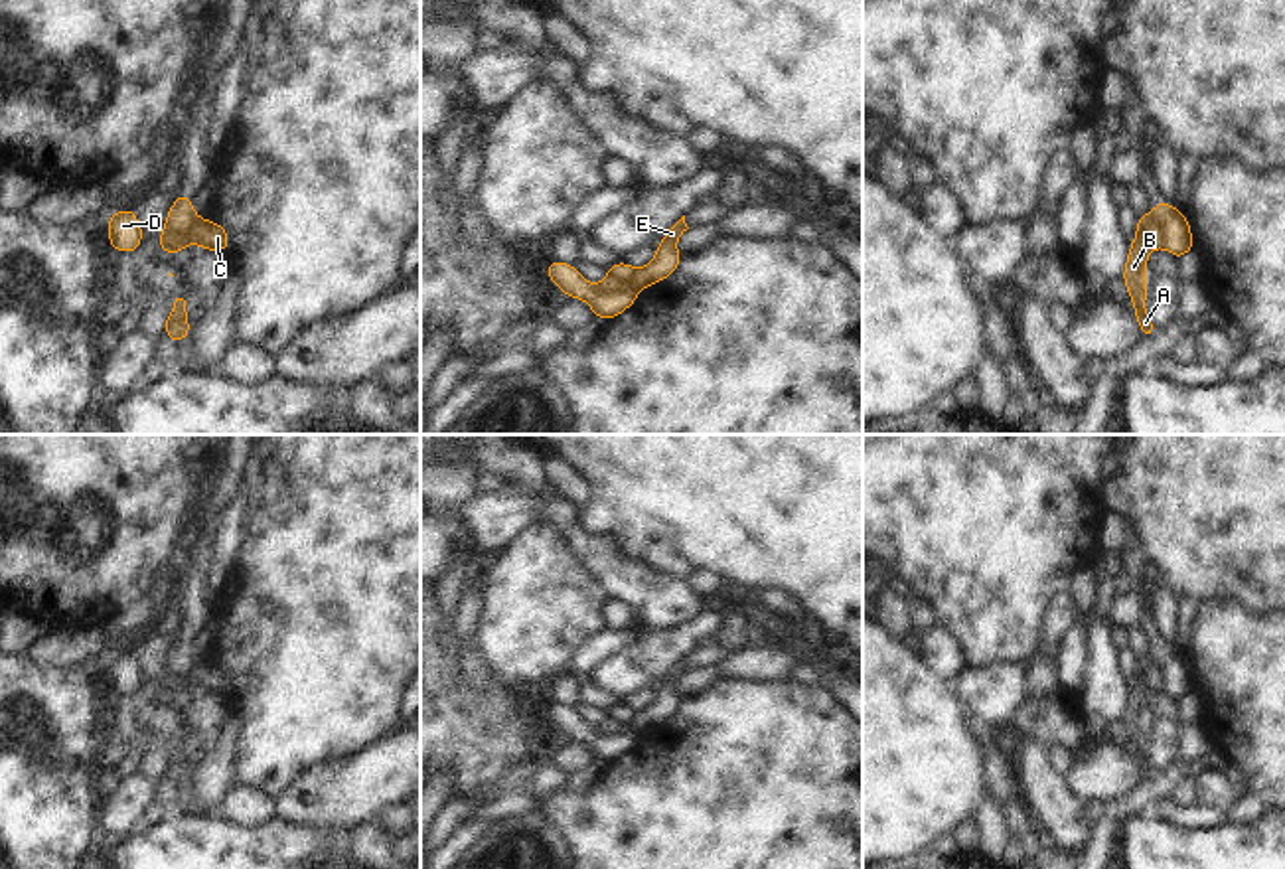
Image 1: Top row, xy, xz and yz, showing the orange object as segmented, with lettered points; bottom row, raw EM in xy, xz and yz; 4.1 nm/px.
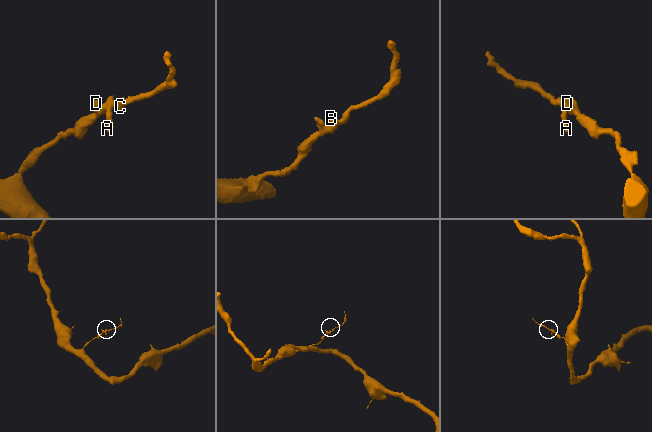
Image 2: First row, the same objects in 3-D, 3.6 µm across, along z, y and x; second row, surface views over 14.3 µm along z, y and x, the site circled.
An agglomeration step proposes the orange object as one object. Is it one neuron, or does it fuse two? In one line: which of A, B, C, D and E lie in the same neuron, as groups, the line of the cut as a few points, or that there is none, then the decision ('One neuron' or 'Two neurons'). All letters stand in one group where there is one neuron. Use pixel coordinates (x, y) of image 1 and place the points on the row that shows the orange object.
Groups: A B D / C E. Split along yz (1159, 222), (1147, 232), (1147, 249). Two neurons

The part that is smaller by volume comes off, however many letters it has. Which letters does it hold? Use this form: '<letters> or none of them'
C, E

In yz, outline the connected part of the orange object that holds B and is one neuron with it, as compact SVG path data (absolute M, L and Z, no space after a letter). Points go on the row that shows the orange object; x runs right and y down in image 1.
M1159 201L1151 213L1139 217L1137 237L1129 249L1127 267L1123 280L1135 304L1135 318L1141 324L1143 338L1155 334L1149 314L1145 312L1147 296L1147 231L1153 223L1163 227L1165 249L1169 249L1176 259L1192 251L1192 235L1186 221L1186 215L1174 209L1174 205Z

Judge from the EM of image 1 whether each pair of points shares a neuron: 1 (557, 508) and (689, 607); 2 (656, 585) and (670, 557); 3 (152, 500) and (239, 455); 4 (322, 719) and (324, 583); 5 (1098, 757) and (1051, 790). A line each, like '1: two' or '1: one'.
1: one
2: two
3: two
4: one
5: two

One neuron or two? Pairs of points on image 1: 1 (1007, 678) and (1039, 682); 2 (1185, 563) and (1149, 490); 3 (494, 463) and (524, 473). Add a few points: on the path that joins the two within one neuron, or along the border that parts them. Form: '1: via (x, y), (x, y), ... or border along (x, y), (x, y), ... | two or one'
1: border along (1025, 666), (1027, 698) | two
2: via (1185, 546), (1185, 526), (1167, 508) | one
3: via (502, 463), (516, 465) | one

